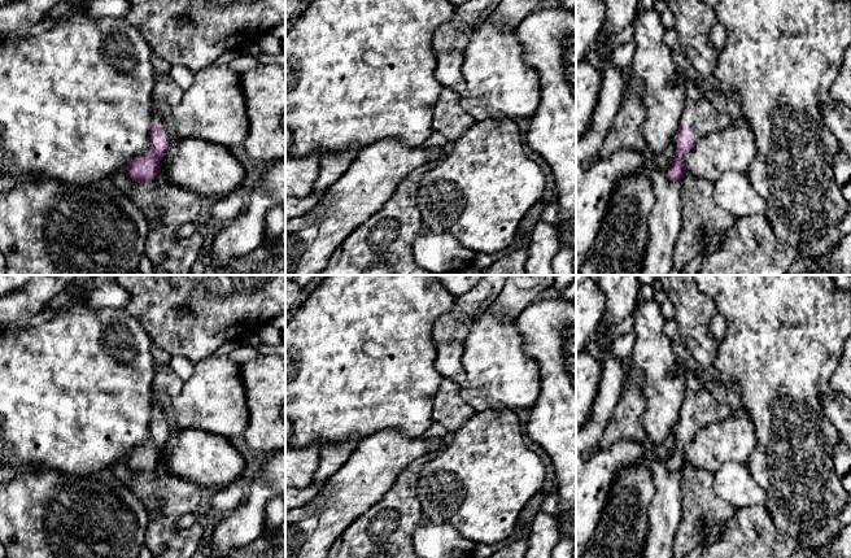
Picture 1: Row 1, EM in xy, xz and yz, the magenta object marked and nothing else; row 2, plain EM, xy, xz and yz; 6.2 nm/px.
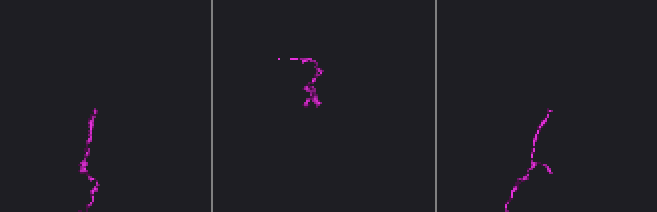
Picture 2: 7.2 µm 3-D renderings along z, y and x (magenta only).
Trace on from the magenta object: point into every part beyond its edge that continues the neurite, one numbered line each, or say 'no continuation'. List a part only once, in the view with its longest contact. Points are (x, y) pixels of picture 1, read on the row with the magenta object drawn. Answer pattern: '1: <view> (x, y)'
1: xy (156, 118)

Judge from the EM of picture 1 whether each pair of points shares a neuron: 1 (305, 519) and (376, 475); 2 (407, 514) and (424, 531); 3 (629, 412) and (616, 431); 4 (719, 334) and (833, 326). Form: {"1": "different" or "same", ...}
{"1": "same", "2": "different", "3": "same", "4": "different"}

